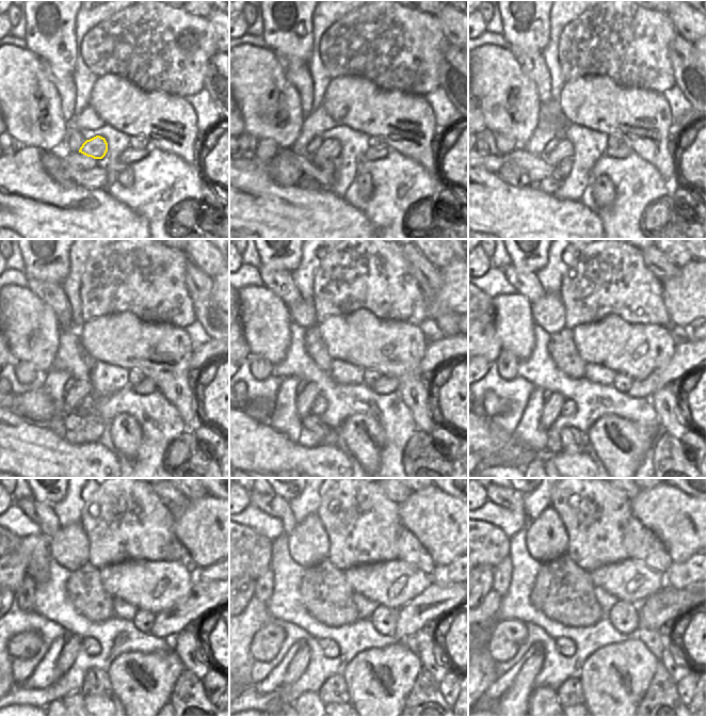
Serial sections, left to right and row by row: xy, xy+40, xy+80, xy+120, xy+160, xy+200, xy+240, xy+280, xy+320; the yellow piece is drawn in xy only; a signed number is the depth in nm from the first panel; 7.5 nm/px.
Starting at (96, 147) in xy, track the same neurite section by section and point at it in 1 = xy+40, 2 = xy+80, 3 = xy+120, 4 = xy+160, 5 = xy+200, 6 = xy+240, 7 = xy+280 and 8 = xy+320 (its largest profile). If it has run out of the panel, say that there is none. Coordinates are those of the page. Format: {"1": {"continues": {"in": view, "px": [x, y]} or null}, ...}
{"1": {"continues": {"in": "xy+40", "px": [330, 148]}}, "2": {"continues": {"in": "xy+80", "px": [564, 148]}}, "3": {"continues": {"in": "xy+120", "px": [71, 399]}}, "4": {"continues": {"in": "xy+160", "px": [308, 400]}}, "5": {"continues": {"in": "xy+200", "px": [549, 412]}}, "6": {"continues": {"in": "xy+240", "px": [67, 655]}}, "7": {"continues": {"in": "xy+280", "px": [299, 664]}}, "8": {"continues": {"in": "xy+320", "px": [518, 694]}}}

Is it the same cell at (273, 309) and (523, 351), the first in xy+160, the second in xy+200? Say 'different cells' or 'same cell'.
same cell

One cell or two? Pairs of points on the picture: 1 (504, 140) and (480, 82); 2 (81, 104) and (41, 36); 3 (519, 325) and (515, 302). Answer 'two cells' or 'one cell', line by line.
1: two cells
2: two cells
3: one cell

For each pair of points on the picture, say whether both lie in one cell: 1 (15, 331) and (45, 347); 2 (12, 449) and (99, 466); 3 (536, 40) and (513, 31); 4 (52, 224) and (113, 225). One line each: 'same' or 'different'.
1: same
2: same
3: same
4: same

